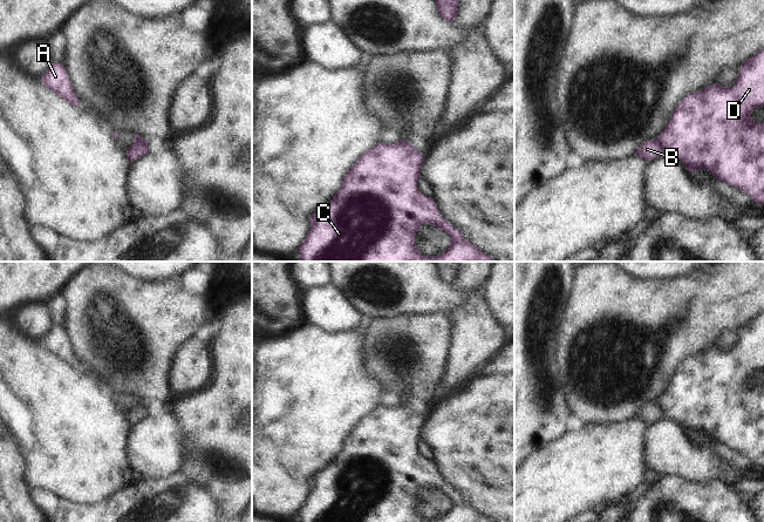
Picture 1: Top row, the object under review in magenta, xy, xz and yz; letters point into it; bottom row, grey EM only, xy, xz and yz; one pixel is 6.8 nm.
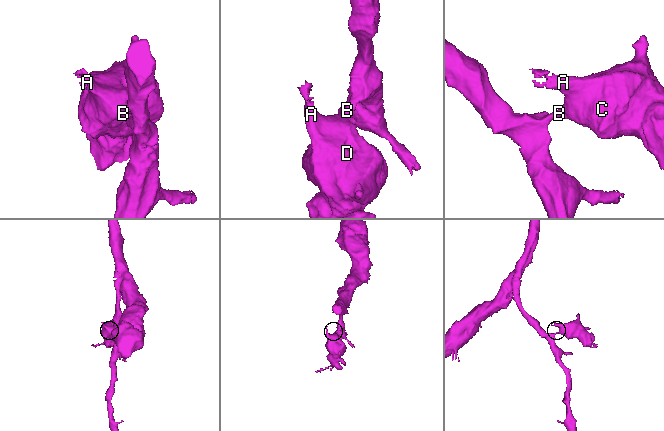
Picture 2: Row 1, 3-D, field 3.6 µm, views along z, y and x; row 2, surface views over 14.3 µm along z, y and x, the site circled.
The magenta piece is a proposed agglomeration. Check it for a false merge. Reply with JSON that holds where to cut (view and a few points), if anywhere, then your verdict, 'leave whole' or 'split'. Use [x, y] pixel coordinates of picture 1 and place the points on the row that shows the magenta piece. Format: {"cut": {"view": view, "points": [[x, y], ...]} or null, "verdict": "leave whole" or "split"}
{"cut": {"view": "yz", "points": [[656, 140], [664, 154]]}, "verdict": "split"}

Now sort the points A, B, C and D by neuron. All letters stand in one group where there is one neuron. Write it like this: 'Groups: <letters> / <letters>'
Groups: A C D / B

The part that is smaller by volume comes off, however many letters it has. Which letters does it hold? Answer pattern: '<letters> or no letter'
A, C, D

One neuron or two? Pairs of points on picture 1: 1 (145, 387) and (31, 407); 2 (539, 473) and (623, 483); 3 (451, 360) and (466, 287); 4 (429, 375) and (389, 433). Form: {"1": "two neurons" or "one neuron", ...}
{"1": "two neurons", "2": "one neuron", "3": "one neuron", "4": "two neurons"}

